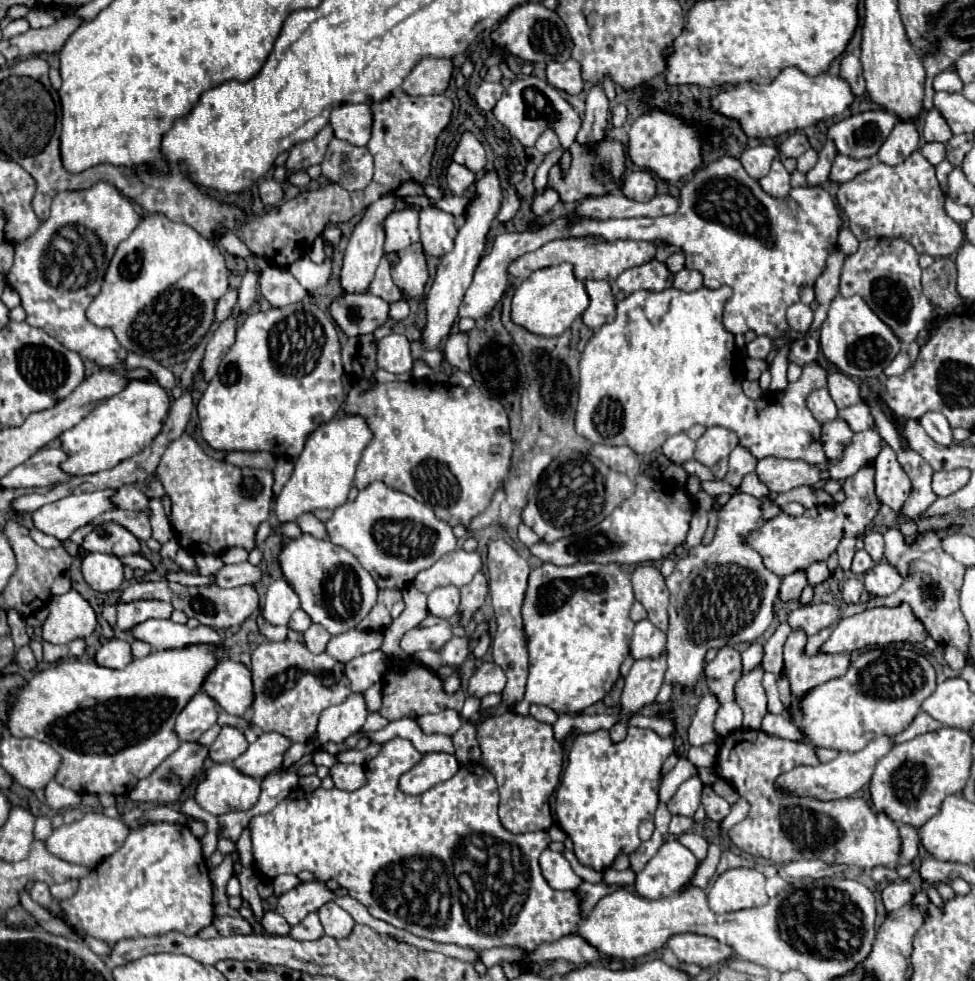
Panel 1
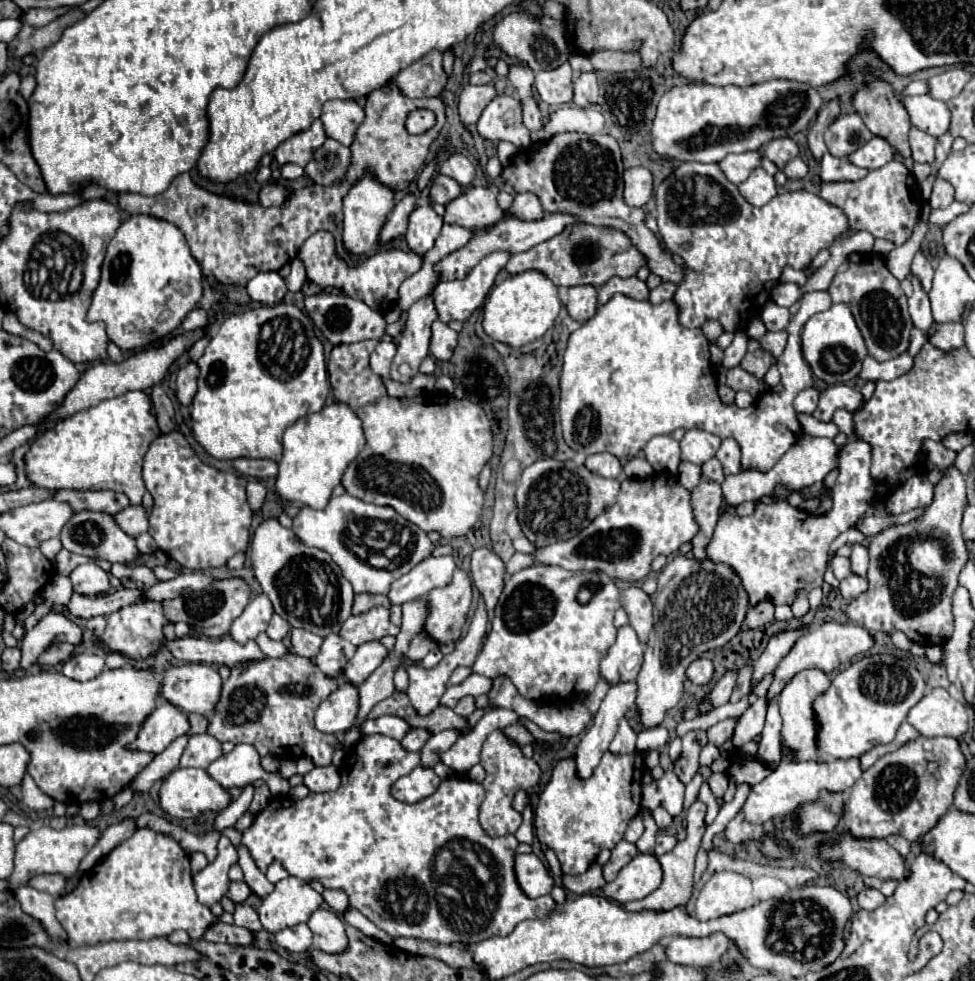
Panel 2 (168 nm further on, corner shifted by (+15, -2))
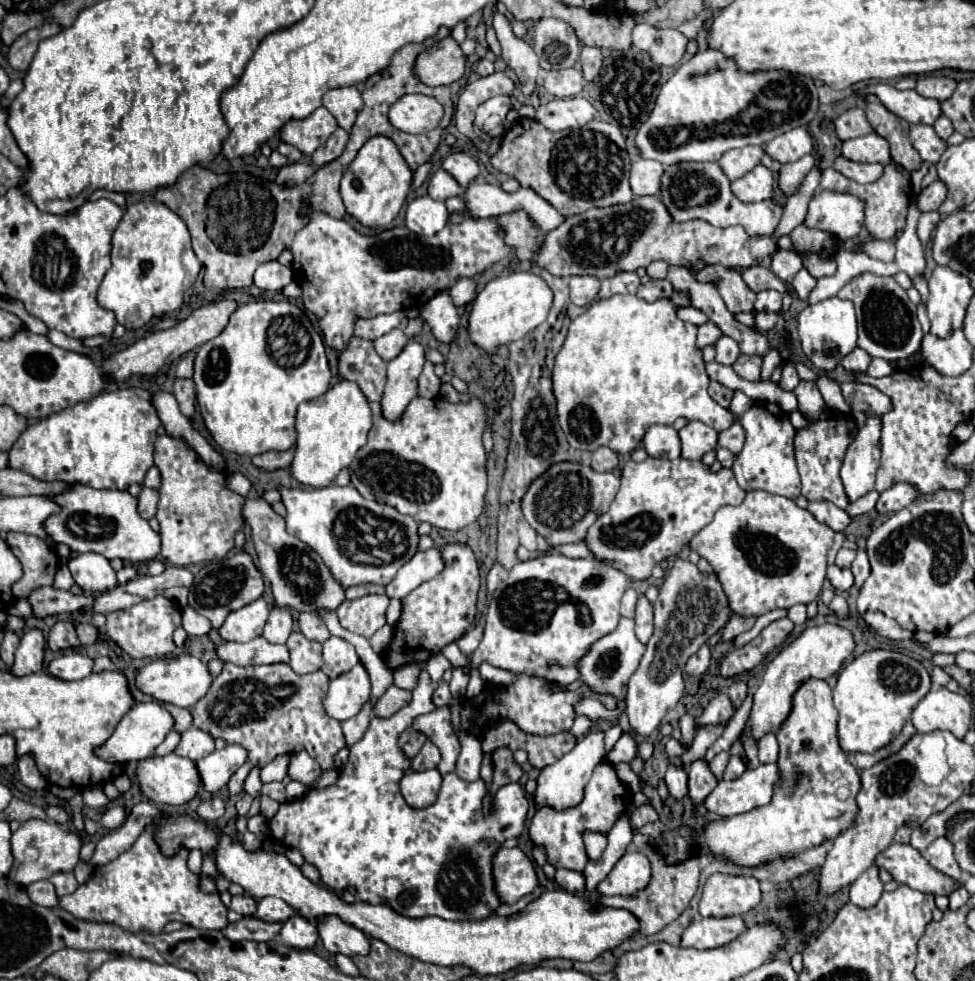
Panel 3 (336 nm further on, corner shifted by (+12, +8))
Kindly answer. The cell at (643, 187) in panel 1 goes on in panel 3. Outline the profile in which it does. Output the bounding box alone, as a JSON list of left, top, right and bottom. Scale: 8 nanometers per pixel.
[630,159,664,195]

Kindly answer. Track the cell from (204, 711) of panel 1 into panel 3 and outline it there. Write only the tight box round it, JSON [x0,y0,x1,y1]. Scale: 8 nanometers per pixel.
[96,701,174,765]

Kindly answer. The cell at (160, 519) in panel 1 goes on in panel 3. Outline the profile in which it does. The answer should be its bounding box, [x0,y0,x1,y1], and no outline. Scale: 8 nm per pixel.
[8,387,160,489]

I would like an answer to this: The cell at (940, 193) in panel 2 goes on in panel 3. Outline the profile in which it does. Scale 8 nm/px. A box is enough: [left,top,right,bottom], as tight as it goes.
[918,181,946,213]

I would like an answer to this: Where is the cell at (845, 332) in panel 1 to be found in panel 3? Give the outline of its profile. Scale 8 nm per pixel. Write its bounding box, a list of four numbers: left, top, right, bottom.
[798,297,856,371]

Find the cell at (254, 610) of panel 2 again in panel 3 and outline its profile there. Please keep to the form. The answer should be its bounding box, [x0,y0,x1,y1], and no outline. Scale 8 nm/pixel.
[218,599,268,643]

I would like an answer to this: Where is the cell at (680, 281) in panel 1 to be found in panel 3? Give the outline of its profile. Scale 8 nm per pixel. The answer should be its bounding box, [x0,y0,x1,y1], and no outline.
[636,279,674,301]

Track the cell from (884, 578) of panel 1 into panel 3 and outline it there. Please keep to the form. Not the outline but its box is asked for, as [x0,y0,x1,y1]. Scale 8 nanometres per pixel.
[828,565,854,593]

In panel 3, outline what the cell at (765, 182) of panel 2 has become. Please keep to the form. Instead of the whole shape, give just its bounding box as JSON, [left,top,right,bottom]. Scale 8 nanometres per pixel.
[732,165,774,203]

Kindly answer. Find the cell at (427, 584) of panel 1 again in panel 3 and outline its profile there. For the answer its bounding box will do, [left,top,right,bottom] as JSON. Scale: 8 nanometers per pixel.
[386,547,444,599]

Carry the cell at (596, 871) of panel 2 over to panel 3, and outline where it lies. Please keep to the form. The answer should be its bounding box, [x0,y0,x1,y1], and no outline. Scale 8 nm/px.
[554,869,584,893]

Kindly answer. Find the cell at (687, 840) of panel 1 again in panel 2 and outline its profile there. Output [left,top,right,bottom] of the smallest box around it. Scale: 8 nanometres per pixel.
[655,833,677,855]

